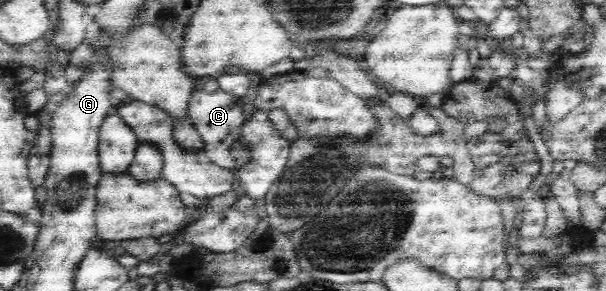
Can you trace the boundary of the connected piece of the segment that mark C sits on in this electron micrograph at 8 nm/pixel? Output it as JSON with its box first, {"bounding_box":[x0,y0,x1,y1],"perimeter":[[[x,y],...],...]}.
{"bounding_box":[188,89,245,171],"perimeter":[[[196,89],[190,97],[188,112],[194,128],[202,139],[202,152],[208,161],[219,168],[236,171],[234,158],[230,155],[230,144],[238,138],[238,132],[240,132],[240,126],[245,117],[242,97],[220,90],[208,93],[204,89]]]}

